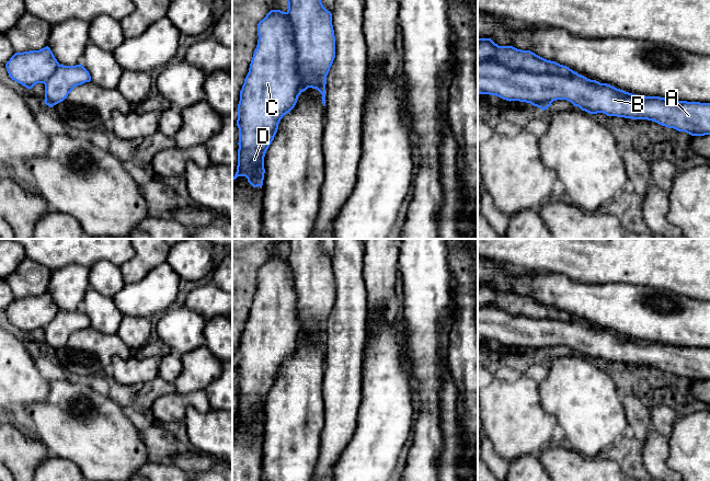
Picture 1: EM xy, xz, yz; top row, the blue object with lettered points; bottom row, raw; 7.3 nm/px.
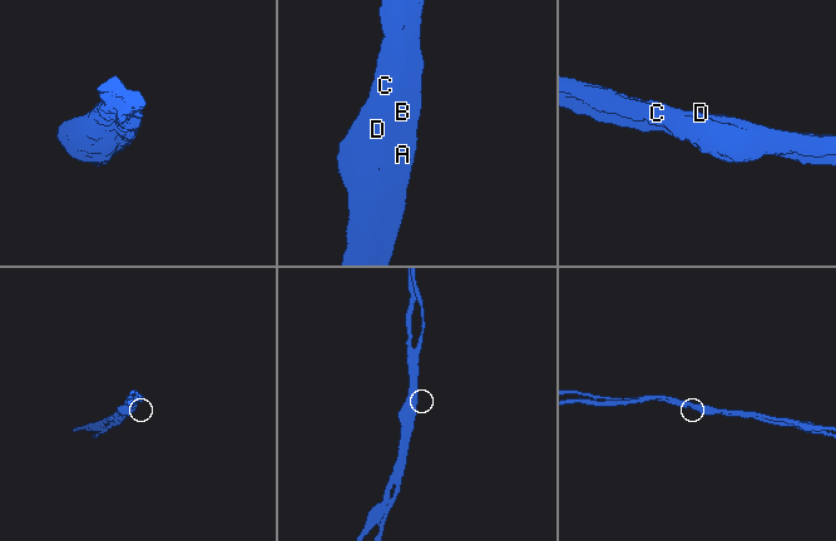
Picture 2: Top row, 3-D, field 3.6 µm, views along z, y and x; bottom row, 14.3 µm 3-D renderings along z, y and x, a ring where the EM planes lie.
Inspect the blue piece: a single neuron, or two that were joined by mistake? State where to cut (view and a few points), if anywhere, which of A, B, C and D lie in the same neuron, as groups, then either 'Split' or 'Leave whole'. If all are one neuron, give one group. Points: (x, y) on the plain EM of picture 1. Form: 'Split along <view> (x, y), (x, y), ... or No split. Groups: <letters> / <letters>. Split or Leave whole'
No split. Groups: A B C D. Leave whole

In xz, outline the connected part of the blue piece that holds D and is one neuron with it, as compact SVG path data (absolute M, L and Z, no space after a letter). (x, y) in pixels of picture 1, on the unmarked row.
M288 239L287 248L286 257L271 255L259 267L257 290L240 336L238 411L233 425L245 422L253 433L262 434L265 399L280 365L295 353L298 342L308 333L317 334L325 352L327 321L335 304L332 259L323 252L320 239Z

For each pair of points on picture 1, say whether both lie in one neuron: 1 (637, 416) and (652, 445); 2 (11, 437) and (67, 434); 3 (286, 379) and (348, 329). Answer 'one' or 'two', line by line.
1: two
2: two
3: two

